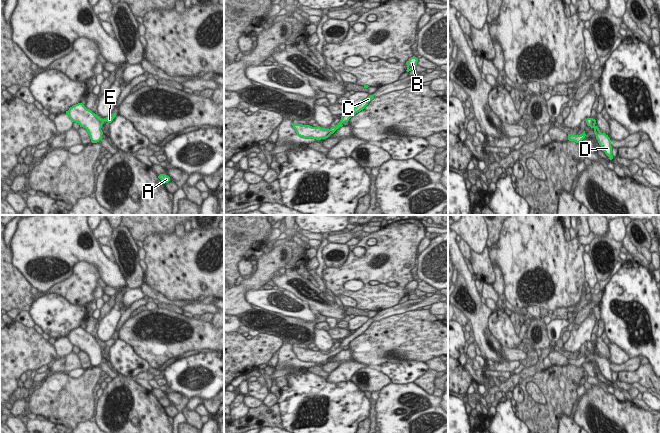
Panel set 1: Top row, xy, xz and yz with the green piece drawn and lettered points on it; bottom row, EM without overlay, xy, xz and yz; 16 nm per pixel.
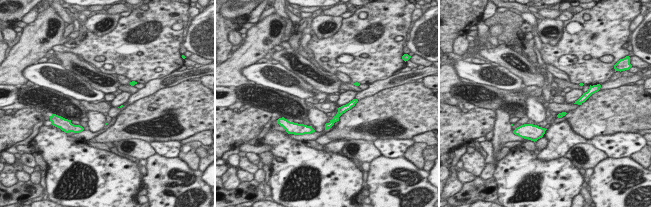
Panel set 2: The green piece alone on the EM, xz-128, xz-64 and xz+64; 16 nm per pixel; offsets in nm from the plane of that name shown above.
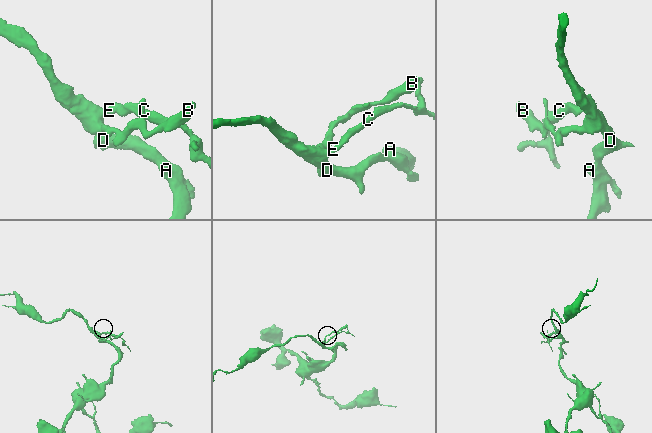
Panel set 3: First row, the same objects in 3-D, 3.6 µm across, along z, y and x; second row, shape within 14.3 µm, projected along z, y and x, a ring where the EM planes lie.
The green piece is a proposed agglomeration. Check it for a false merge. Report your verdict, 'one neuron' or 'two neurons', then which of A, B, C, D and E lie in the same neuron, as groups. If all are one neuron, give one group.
one neuron; A B C D E

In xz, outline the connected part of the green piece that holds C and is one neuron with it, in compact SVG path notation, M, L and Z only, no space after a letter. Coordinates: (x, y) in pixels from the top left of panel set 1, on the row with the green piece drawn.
M369 95L360 104L356 105L350 112L344 114L341 117L340 122L335 127L331 127L330 129L323 129L320 126L312 127L310 125L301 125L294 123L292 123L292 126L295 129L297 135L300 137L313 138L316 140L326 139L331 134L333 134L337 129L342 127L343 123L348 122L352 116L363 110L373 98L374 98L373 95Z

